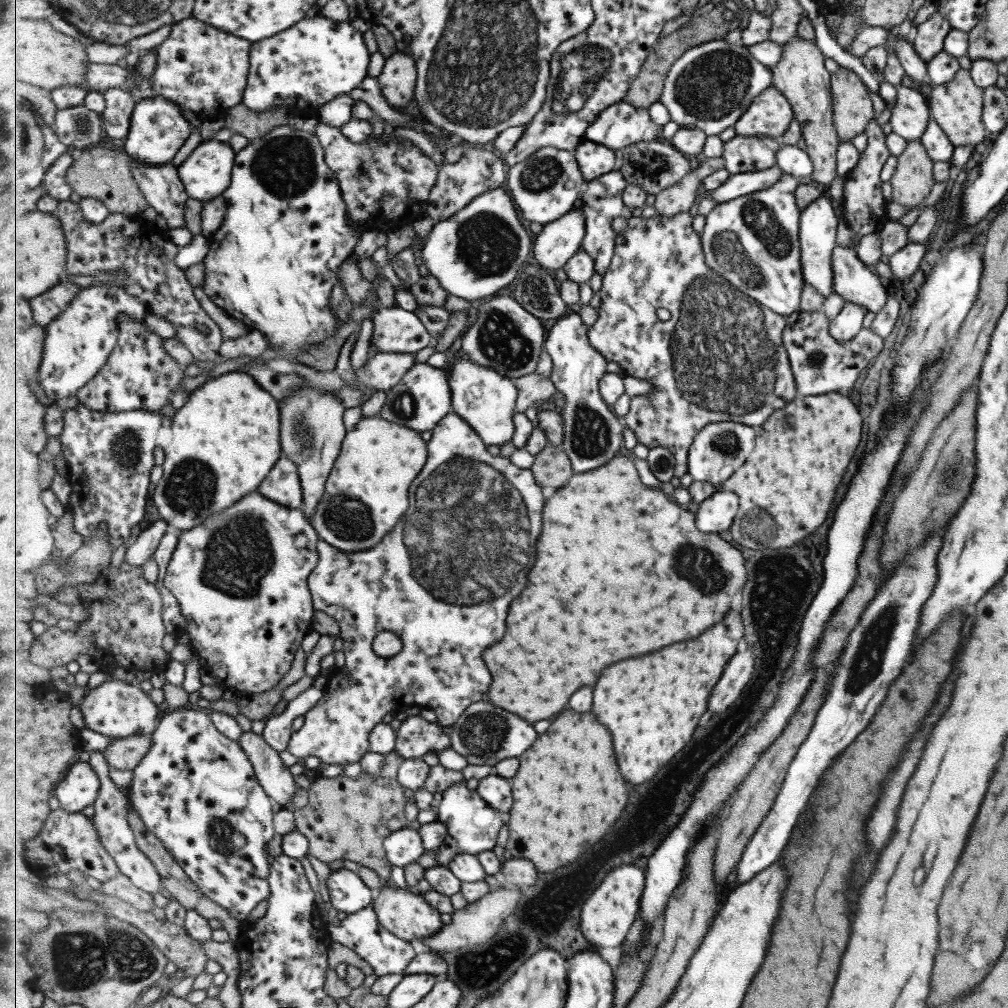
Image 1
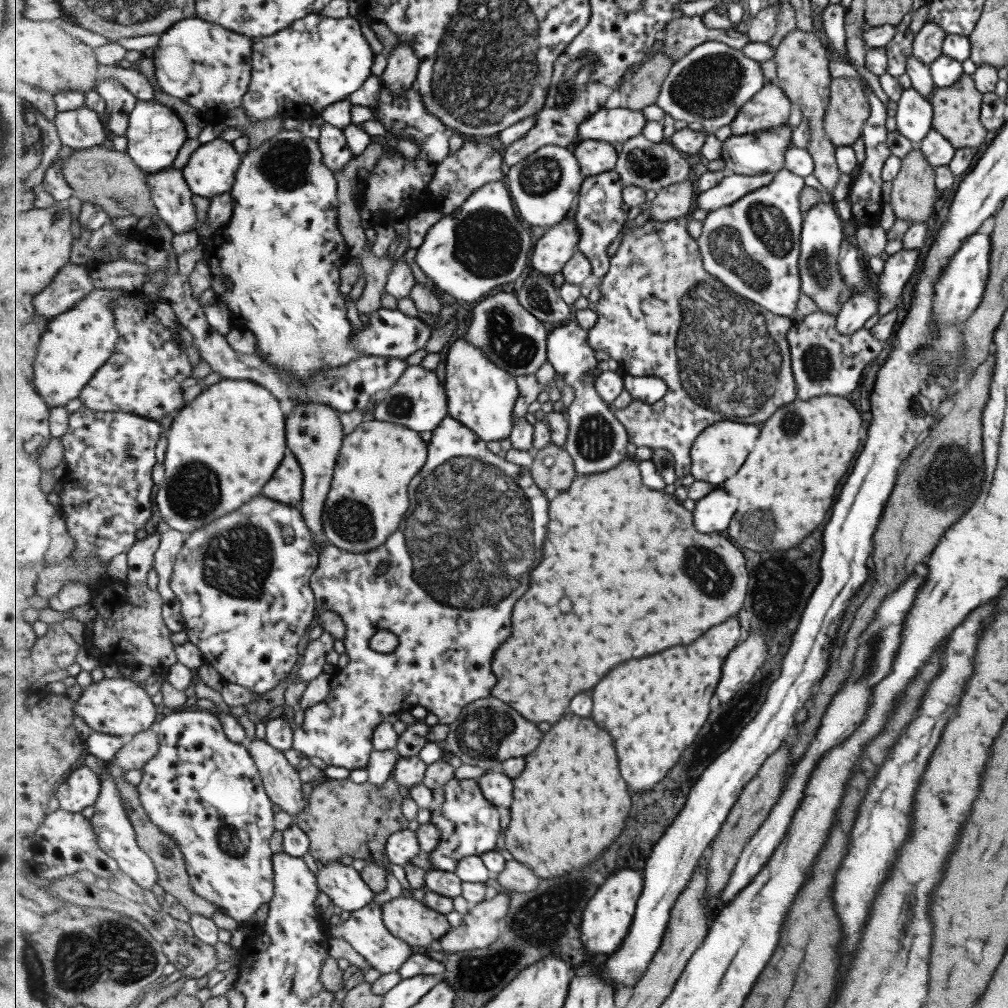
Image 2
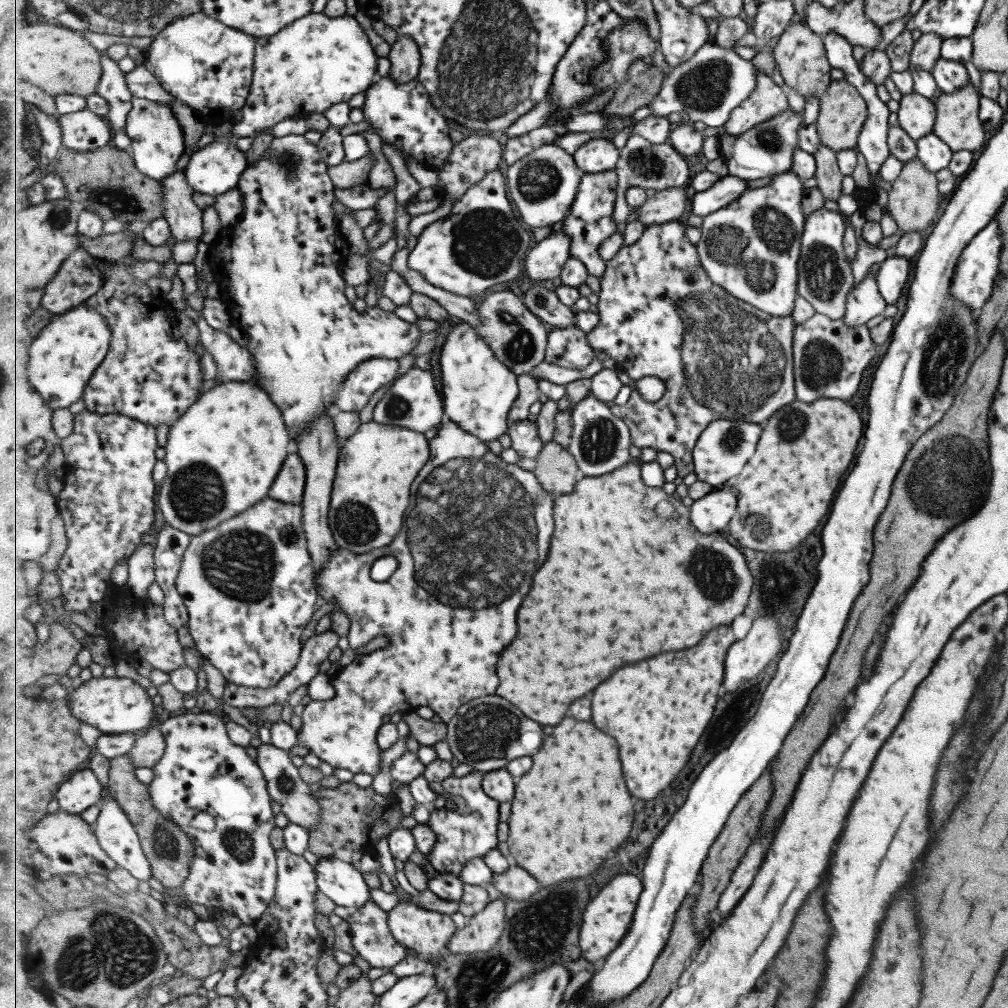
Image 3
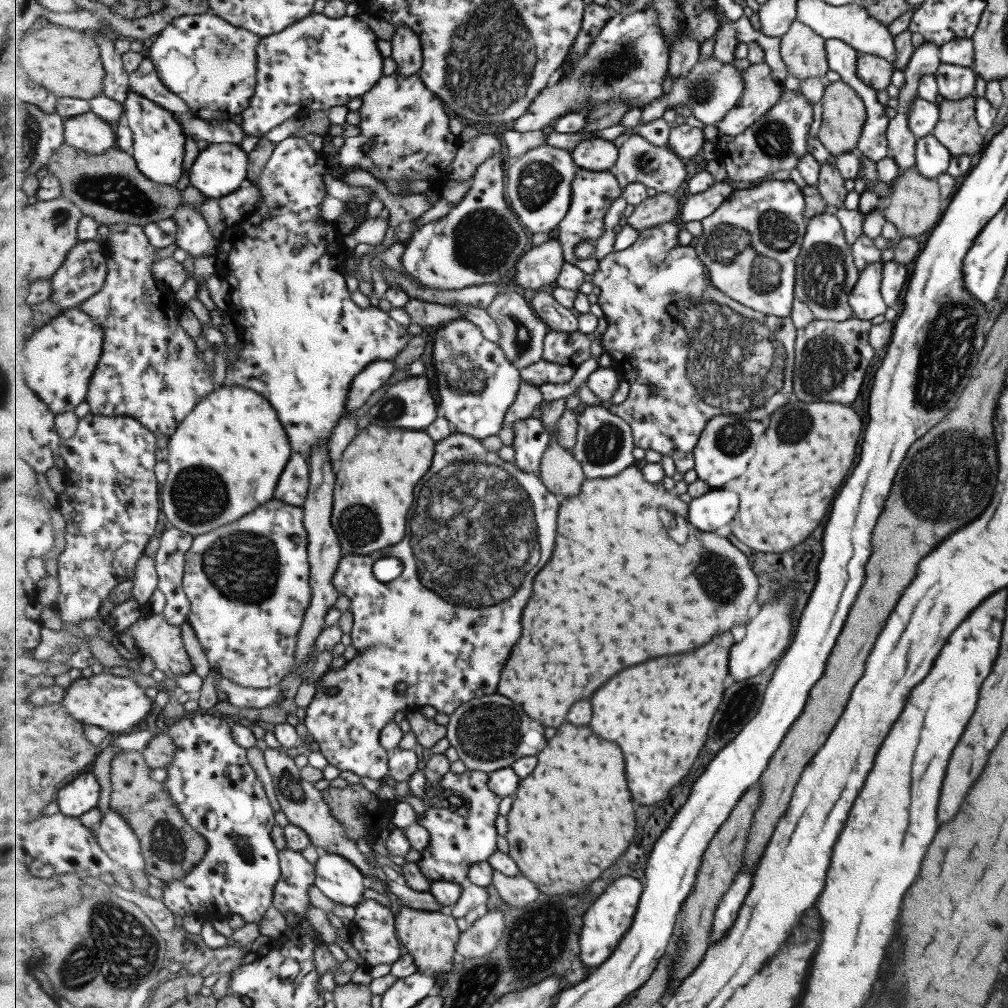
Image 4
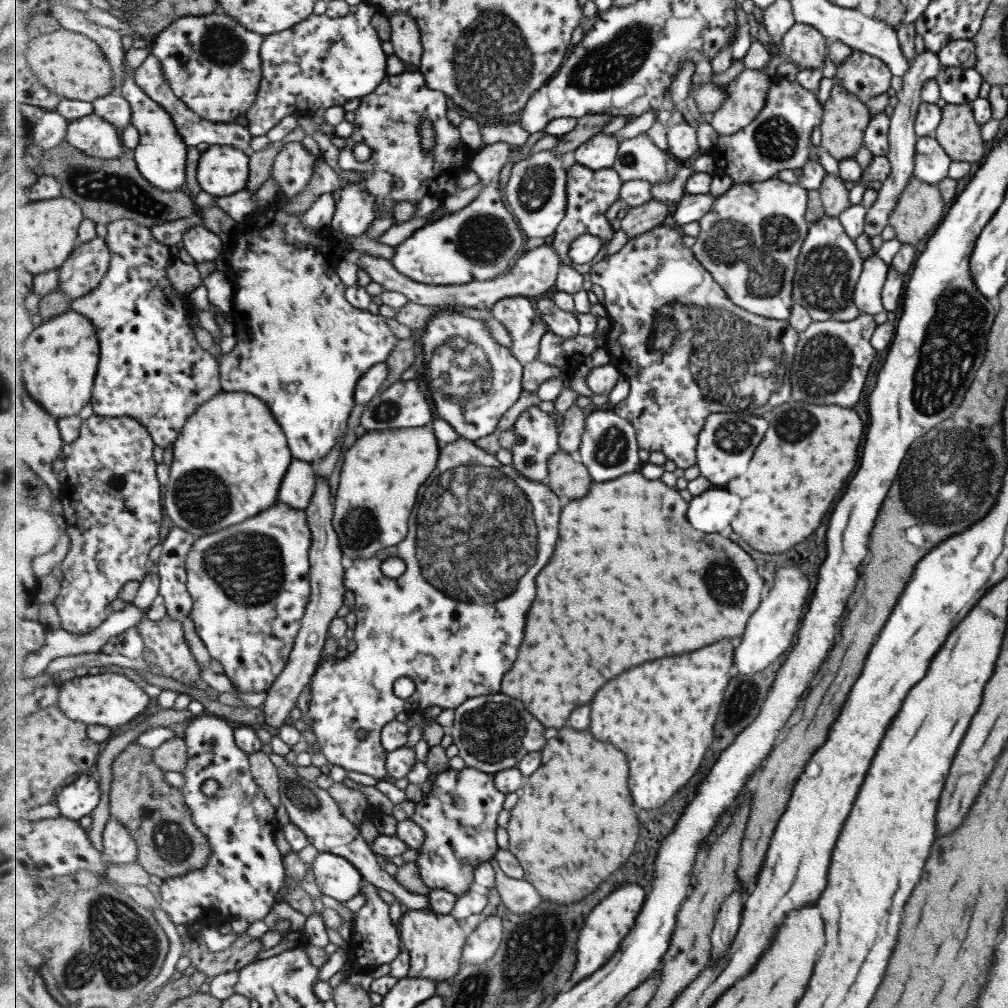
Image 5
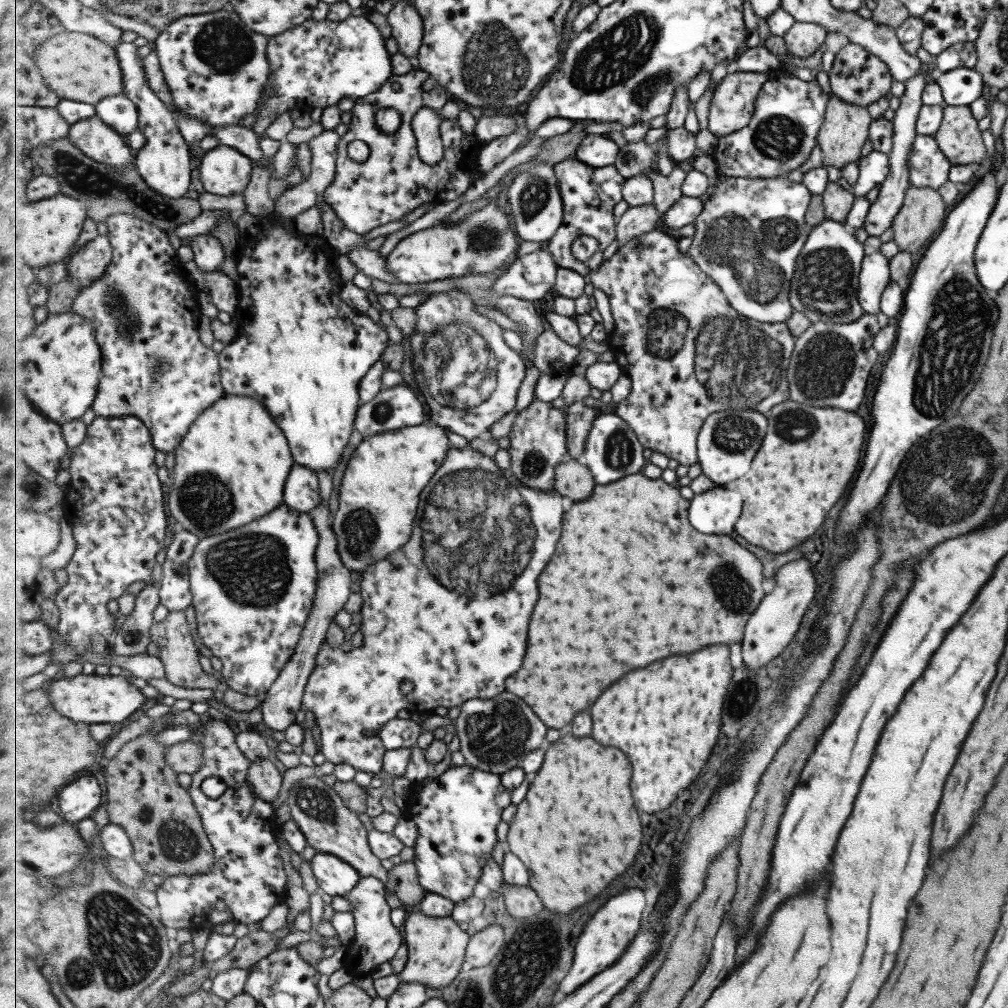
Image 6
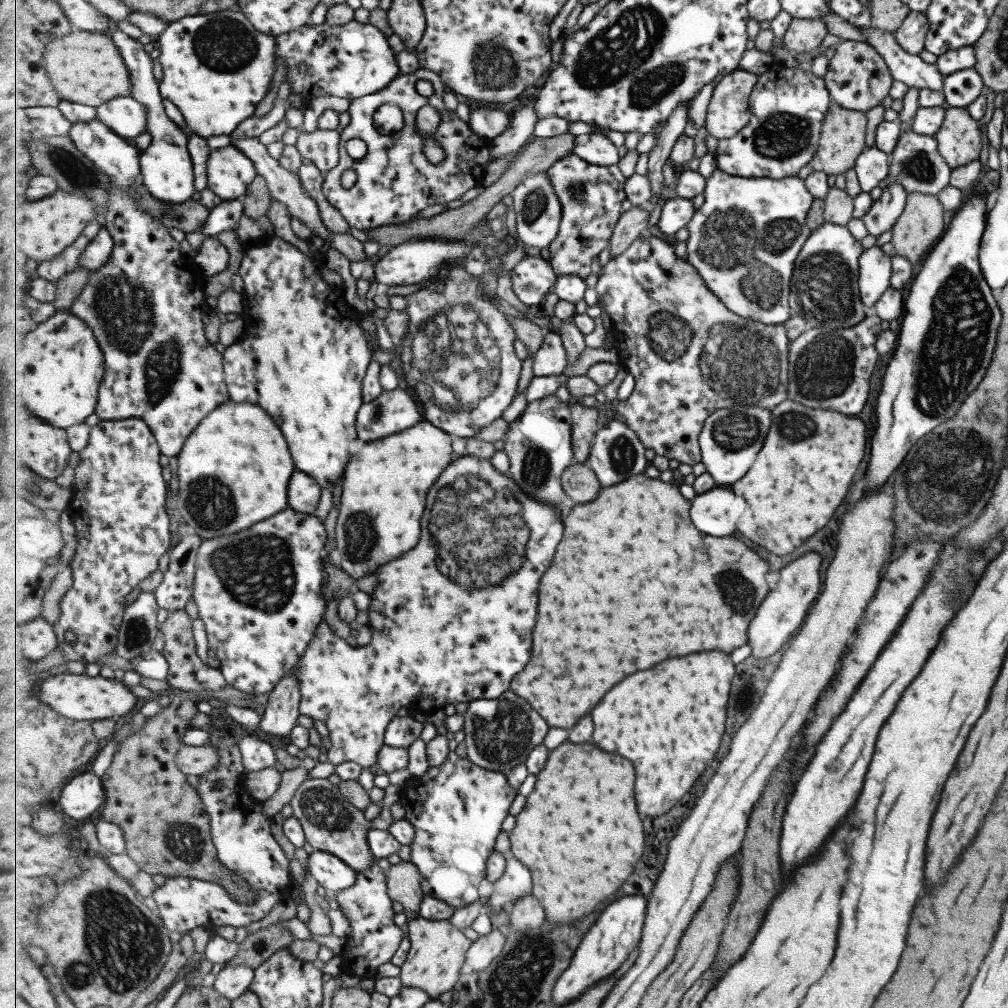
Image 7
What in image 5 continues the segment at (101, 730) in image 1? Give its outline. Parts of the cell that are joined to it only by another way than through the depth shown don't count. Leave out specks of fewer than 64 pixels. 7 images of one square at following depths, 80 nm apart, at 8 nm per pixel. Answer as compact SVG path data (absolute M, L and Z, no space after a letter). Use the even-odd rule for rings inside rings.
M110 670L96 676L75 677L58 686L57 704L69 718L83 721L86 725L100 724L111 728L121 728L129 724L131 720L135 720L141 712L146 712L147 706L152 704L147 692L130 679L127 672Z

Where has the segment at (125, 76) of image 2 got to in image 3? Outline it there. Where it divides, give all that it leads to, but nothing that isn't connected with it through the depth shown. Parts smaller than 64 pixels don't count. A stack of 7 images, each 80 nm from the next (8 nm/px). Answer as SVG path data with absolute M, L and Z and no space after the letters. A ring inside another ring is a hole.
M142 58L136 67L126 74L126 78L127 85L135 97L157 101L169 108L172 100L177 99L163 89L161 82L155 78L150 66Z

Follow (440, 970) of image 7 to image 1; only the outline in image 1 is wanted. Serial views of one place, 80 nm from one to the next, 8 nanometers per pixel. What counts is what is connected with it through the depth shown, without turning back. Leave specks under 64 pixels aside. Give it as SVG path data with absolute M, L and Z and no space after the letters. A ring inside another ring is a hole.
M385 884L380 890L380 894L372 902L372 907L376 910L380 922L388 927L393 934L399 938L411 942L417 938L423 941L424 938L432 937L444 928L443 920L441 920L441 911L427 901L425 895L416 892L410 887L406 888L390 888Z

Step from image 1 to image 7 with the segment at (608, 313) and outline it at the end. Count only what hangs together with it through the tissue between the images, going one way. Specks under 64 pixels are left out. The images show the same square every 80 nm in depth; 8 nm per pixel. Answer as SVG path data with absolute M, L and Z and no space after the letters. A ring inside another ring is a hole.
M650 235L646 239L637 239L623 254L611 258L601 268L598 281L595 286L597 296L602 297L604 310L609 314L610 320L615 324L615 348L619 356L619 363L636 378L636 387L628 399L617 404L617 415L637 431L641 442L648 448L652 448L656 454L668 459L677 459L683 464L699 464L702 462L700 447L700 434L704 429L708 418L723 408L732 408L737 405L760 405L772 409L776 404L787 398L788 388L788 337L783 325L765 325L753 320L741 318L715 294L707 284L707 281L699 274L699 271L687 260L683 260L675 254L675 247L667 240Z

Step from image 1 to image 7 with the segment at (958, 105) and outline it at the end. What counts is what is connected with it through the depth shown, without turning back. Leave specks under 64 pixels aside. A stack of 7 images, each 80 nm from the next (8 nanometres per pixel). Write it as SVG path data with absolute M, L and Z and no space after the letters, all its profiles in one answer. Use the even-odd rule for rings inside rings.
M949 107L938 132L934 134L936 149L950 168L960 167L973 160L978 160L981 152L981 136L978 122L972 120L963 107Z

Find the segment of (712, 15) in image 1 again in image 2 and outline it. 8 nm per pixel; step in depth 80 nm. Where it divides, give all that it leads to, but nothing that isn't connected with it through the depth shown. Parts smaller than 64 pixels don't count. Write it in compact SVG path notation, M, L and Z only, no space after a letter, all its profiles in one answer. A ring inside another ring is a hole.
M664 51L647 59L621 86L620 107L643 110L647 106L655 105L674 64L671 56Z

